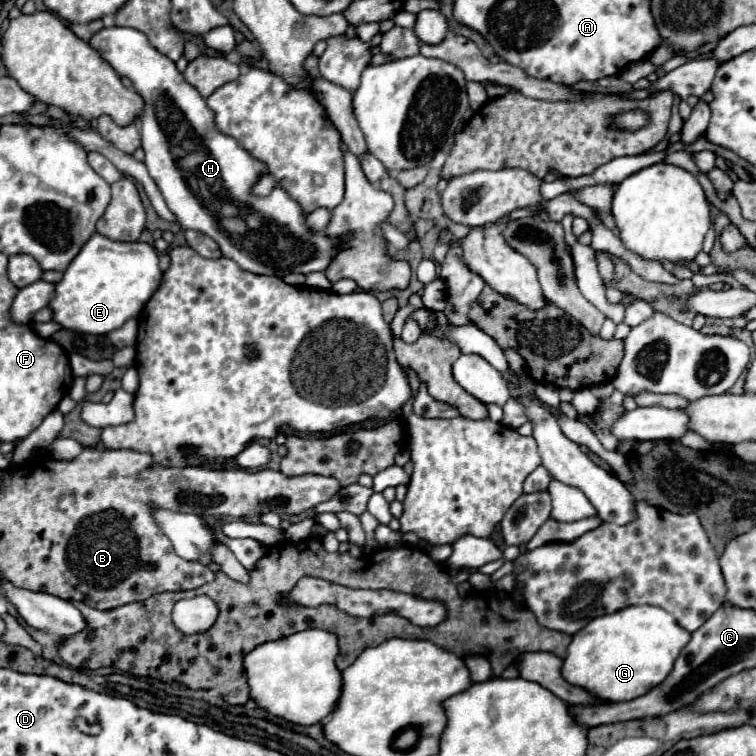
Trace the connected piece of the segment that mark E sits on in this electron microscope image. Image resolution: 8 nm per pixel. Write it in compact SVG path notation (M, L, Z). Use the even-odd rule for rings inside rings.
M92 234L80 254L68 264L60 282L54 284L54 298L48 302L52 320L64 330L84 334L110 334L126 320L136 318L162 282L158 254L144 242L116 242Z

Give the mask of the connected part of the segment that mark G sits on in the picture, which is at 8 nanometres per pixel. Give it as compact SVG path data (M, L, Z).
M628 606L612 614L604 614L594 618L590 624L584 626L584 630L578 630L572 636L572 642L568 646L568 654L562 662L562 678L578 686L586 692L590 692L594 698L604 702L626 702L634 700L654 686L658 686L672 670L674 660L678 658L680 650L690 642L692 634L678 626L672 614L658 606Z

